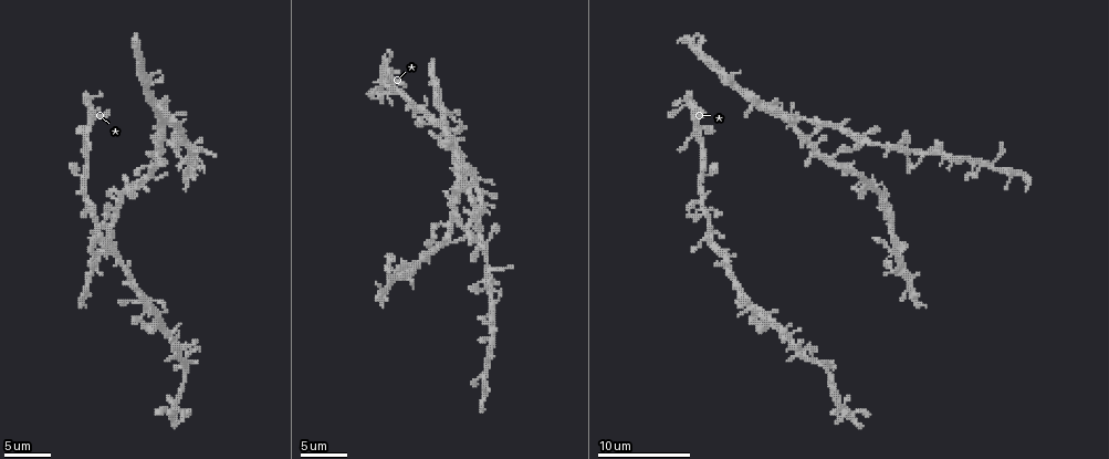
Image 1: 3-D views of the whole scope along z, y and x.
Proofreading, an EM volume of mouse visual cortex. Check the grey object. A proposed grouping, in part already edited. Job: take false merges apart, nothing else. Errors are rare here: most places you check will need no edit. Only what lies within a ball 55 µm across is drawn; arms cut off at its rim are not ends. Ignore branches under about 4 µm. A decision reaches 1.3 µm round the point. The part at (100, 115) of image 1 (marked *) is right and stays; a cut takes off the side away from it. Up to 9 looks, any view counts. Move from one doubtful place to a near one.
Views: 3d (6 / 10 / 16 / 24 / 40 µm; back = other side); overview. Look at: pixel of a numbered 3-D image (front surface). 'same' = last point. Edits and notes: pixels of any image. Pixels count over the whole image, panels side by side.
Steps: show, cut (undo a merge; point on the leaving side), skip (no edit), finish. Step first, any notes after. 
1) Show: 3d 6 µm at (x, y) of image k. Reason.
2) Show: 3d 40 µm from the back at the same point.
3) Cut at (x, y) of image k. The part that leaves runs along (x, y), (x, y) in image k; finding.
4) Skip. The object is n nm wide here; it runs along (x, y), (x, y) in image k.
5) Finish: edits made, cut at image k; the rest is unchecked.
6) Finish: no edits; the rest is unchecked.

Show: 3d 6 µm at (726, 72) of image 1. Side arm on a straight run.

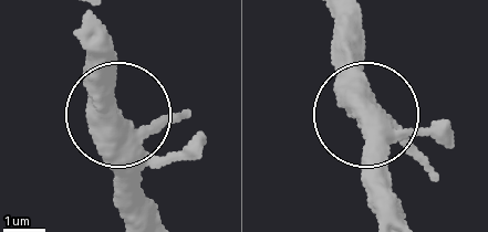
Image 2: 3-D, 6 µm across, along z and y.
Show: 3d 6 µm from the back at (124, 125) of image 2.

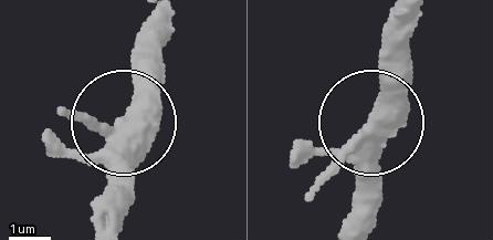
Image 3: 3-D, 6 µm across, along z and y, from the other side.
Skip. The side arm is 6 µm long; continuous, no second cell.

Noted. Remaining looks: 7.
Show: 3d 10 µm at (491, 271) of image 1. Four arms meet.

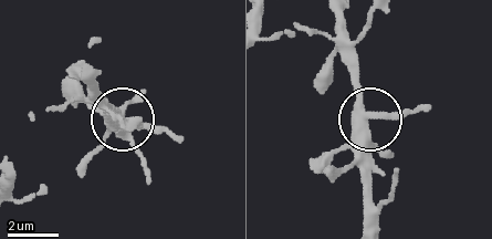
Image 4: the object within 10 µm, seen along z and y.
Skip. One cell here.

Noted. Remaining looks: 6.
Show: 3d 16 µm at (96, 257) of image 1. Four-way junction.

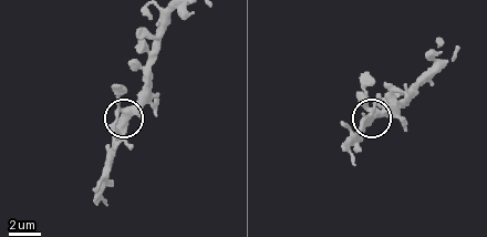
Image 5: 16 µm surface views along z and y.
Skip. It runs along (171, 14), (145, 98), (126, 114), (118, 105), (117, 91) in image 5; continuous, no second cell.

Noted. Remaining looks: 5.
Show: 3d 6 µm at (986, 163) of image 1.

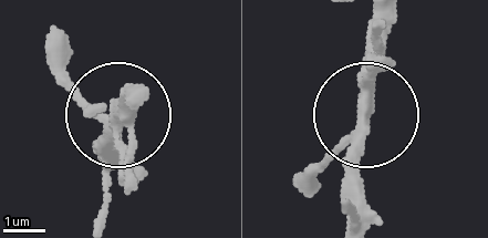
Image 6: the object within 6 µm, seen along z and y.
Skip. It runs along (139, 86), (107, 135), (107, 177) in image 6; continuous, no second cell.

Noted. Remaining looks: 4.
Finish: no edits; the rest is unchecked.

